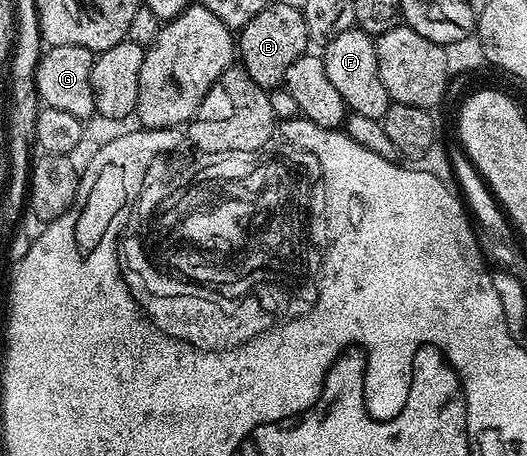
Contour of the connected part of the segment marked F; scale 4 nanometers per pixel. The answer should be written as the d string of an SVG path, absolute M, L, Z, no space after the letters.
M353 26L333 37L330 43L325 45L322 61L324 70L328 70L328 79L332 86L336 86L340 98L344 98L351 113L365 114L367 118L382 120L392 101L388 90L384 90L384 82L380 82L375 43L375 37Z

